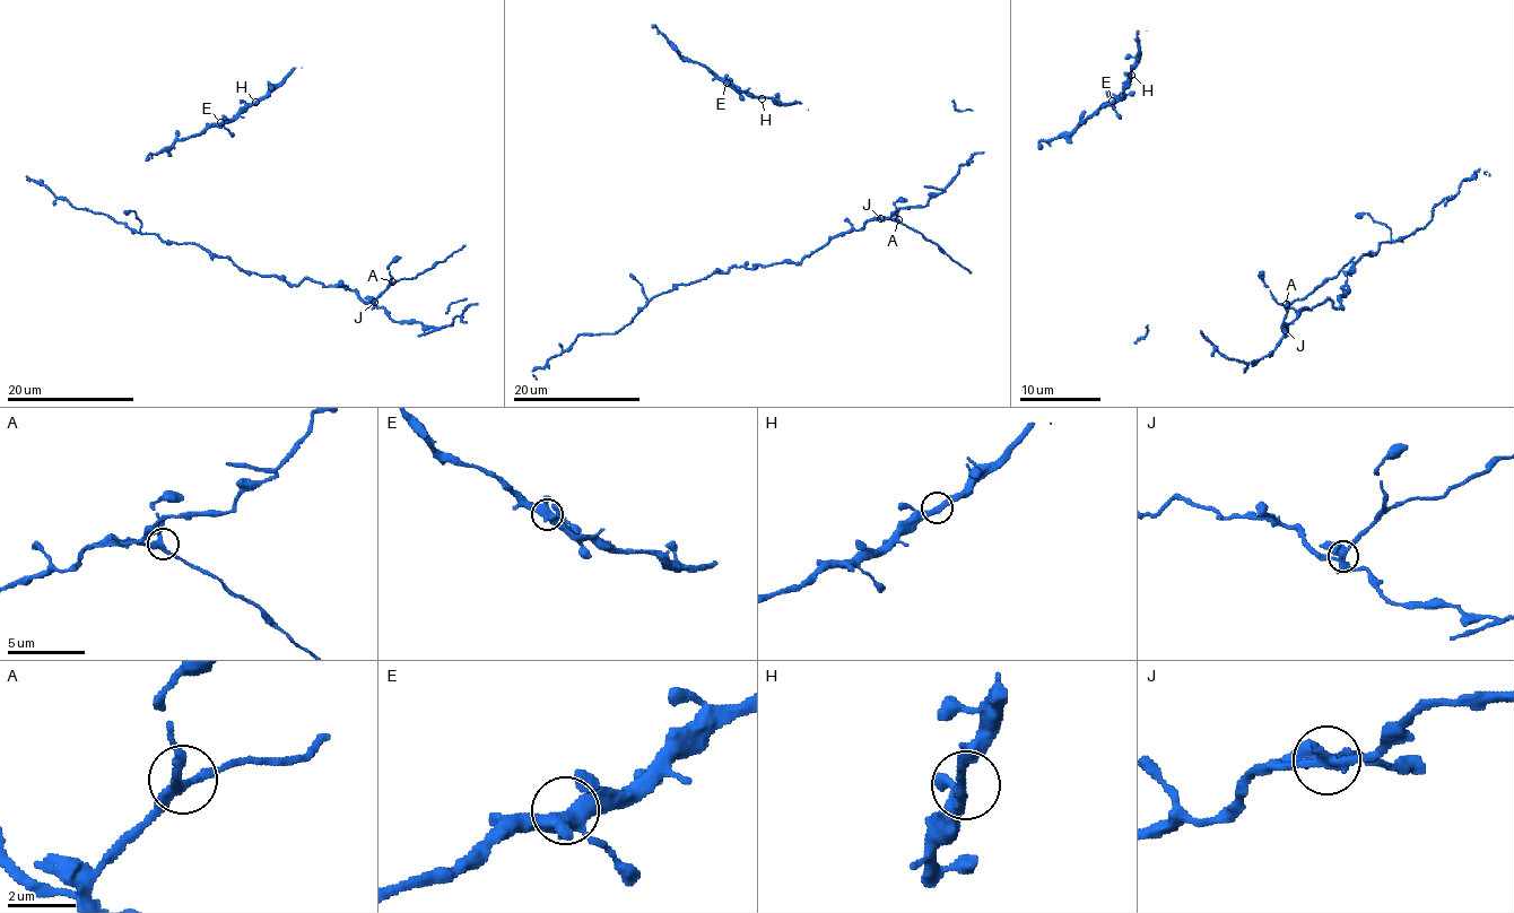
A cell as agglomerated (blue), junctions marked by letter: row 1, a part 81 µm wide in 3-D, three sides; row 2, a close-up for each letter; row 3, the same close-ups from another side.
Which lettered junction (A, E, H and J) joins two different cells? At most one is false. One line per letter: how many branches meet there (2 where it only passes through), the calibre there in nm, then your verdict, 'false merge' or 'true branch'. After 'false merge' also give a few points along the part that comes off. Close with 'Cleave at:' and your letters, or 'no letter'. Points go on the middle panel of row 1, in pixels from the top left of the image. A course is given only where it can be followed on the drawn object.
A: 3 branches meet; 280 nm thick; true branch
E: 4 branches meet; 440 nm thick; true branch
H: 2 branches meet; 340 nm thick; true branch
J: 4 branches meet; 300 nm thick; false merge; foreign part runs (880, 219), (837, 233), (799, 262), (731, 267), (676, 284), (614, 333), (580, 335), (532, 372), (537, 380)
Cleave at: J

